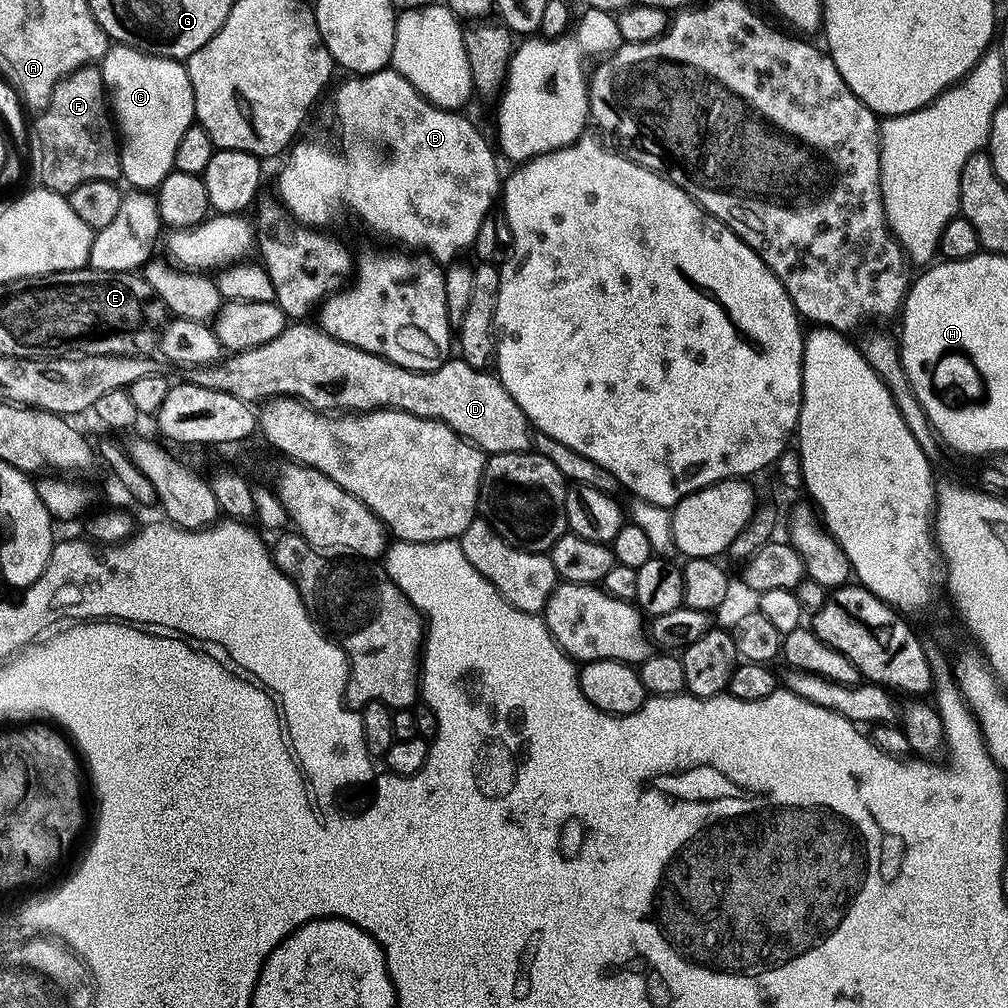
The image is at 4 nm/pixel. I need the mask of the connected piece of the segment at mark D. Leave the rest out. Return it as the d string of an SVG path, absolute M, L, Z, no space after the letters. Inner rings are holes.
M308 322L293 323L285 332L278 334L274 342L266 342L266 346L237 352L229 355L229 360L224 358L215 364L197 368L191 373L191 383L206 390L225 392L253 406L277 398L291 398L325 414L395 410L427 420L441 420L459 436L476 445L481 452L492 456L518 454L533 447L534 429L528 415L518 406L518 402L514 402L512 395L491 371L479 372L471 368L465 360L452 358L436 372L411 372L397 364L391 364L389 360L383 360L380 356L366 354L366 350L346 346L346 342L338 342L320 327L312 325L311 328L310 325Z

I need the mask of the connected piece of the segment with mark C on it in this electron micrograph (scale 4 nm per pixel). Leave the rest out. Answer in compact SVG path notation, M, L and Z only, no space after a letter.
M123 46L109 47L102 61L104 87L110 97L110 108L118 125L118 136L122 141L120 150L120 171L123 179L132 183L136 190L156 190L176 167L178 145L182 142L186 130L190 130L196 120L196 99L188 69L181 61L163 60L149 56L133 48Z

